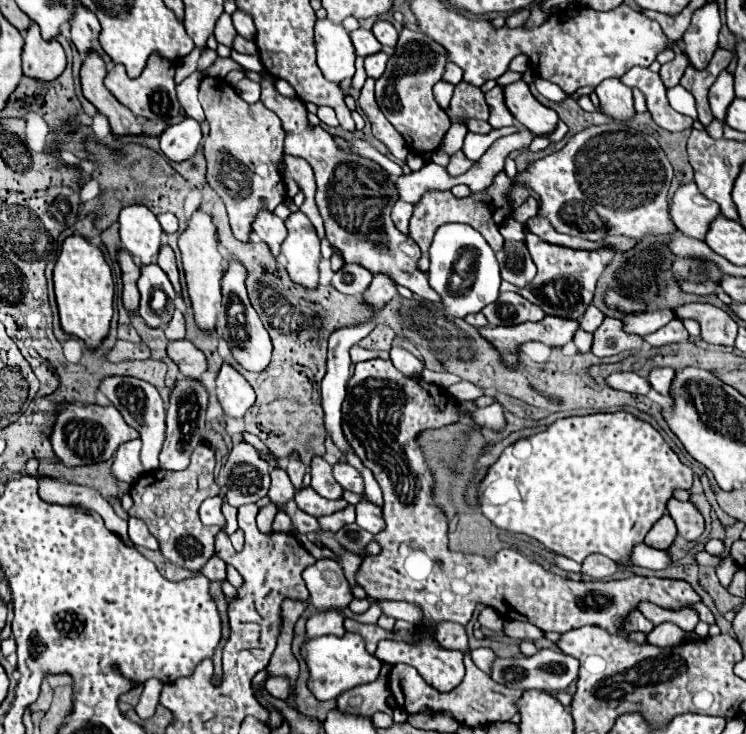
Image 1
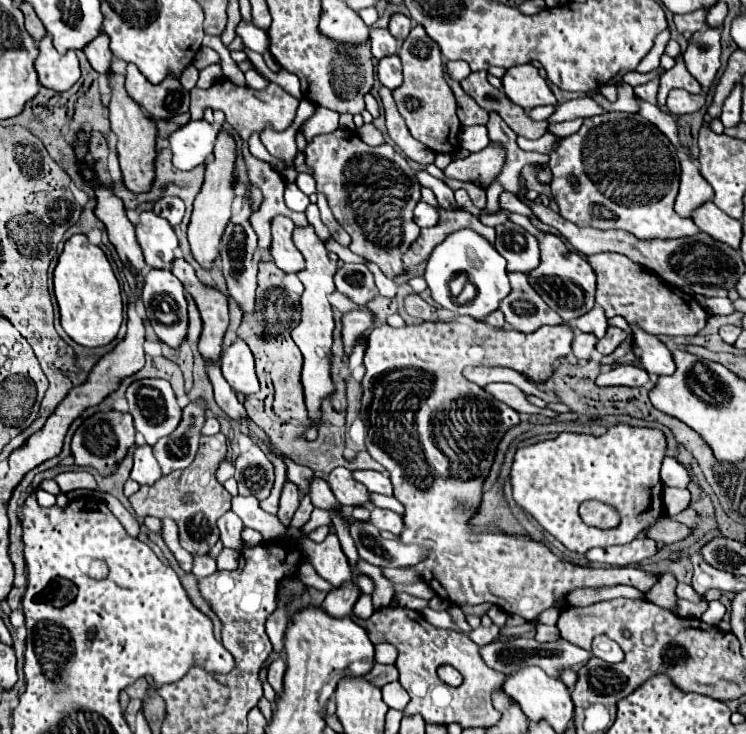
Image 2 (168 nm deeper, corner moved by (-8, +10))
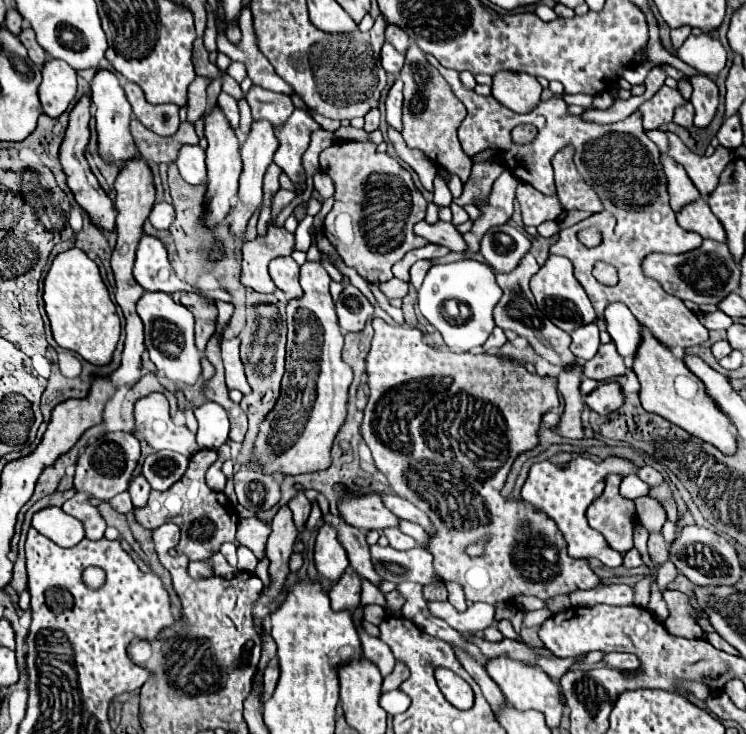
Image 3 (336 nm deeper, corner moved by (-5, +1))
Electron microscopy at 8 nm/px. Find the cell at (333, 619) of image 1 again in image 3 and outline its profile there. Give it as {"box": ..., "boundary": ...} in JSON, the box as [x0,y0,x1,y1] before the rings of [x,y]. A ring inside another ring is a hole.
{"box":[330,571,360,609],"boundary":[[[346,571],[330,589],[332,609],[348,609],[360,605],[360,577],[354,571]]]}

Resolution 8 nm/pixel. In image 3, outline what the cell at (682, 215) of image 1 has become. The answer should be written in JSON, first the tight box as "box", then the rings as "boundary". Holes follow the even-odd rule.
{"box":[660,155,700,211],"boundary":[[[668,155],[660,157],[664,175],[668,179],[668,195],[670,195],[670,207],[674,211],[678,211],[680,207],[684,207],[690,201],[696,201],[700,195],[696,195],[696,187],[692,187],[692,181],[688,179],[684,167],[680,167],[674,159],[670,159]]]}

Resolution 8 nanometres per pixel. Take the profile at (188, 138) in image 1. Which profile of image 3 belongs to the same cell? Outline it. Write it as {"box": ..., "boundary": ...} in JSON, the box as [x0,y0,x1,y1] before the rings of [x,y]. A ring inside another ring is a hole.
{"box":[178,145,206,185],"boundary":[[[184,145],[178,155],[178,169],[186,183],[190,185],[206,185],[206,153],[200,145]]]}

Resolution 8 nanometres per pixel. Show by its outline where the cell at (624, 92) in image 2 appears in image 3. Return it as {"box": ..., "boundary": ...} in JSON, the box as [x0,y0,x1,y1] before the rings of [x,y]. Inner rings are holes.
{"box":[645,129,669,154],"boundary":[[[655,129],[650,131],[645,131],[645,133],[646,135],[648,135],[648,137],[650,137],[650,139],[652,139],[652,141],[654,141],[654,143],[656,143],[662,154],[668,151],[669,142],[667,135],[664,132]]]}

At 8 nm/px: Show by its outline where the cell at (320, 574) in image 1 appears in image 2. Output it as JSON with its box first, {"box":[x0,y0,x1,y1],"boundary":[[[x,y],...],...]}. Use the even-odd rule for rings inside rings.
{"box":[299,534,353,588],"boundary":[[[329,534],[321,544],[315,544],[313,540],[303,538],[299,542],[299,550],[313,564],[317,574],[325,578],[333,588],[339,588],[345,582],[353,580],[353,570],[335,534]]]}

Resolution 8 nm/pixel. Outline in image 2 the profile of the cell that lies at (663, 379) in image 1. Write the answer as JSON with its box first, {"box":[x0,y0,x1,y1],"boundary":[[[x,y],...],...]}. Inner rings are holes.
{"box":[631,326,675,376],"boundary":[[[631,326],[635,346],[641,346],[641,362],[649,374],[657,376],[671,376],[675,372],[675,362],[671,350],[655,336],[645,334],[637,326]]]}

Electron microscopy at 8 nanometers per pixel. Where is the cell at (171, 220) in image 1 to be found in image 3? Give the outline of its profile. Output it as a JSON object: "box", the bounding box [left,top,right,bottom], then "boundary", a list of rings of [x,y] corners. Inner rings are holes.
{"box":[150,203,174,229],"boundary":[[[156,203],[152,213],[150,213],[150,223],[156,227],[156,229],[168,229],[170,223],[174,221],[174,207],[168,205],[168,203]]]}

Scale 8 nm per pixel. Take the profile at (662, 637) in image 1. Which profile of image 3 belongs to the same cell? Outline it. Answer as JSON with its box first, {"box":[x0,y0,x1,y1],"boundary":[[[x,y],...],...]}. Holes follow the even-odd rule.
{"box":[658,561,678,591],"boundary":[[[664,561],[664,563],[658,567],[658,585],[660,585],[660,589],[664,591],[664,589],[668,587],[668,583],[670,583],[676,575],[678,575],[676,567],[674,567],[670,561]]]}

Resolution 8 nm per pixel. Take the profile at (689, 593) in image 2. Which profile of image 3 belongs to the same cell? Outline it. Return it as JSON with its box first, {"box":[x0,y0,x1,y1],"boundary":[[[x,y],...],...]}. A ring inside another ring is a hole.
{"box":[662,589,704,639],"boundary":[[[666,589],[662,595],[664,595],[664,601],[668,603],[668,609],[670,609],[670,617],[664,621],[664,627],[676,637],[702,639],[704,631],[698,627],[698,623],[694,619],[696,611],[688,603],[688,597],[684,593],[672,591],[672,589]]]}

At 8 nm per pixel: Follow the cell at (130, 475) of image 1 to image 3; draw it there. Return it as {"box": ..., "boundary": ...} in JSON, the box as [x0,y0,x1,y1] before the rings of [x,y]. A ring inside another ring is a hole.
{"box":[128,475,150,507],"boundary":[[[140,475],[136,477],[132,483],[130,483],[130,489],[128,489],[130,497],[132,497],[132,505],[134,507],[144,507],[148,503],[148,493],[150,493],[150,487],[148,487],[148,481]]]}

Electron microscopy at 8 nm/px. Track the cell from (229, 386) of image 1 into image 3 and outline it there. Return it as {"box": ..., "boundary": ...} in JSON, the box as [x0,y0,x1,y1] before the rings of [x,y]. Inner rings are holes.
{"box":[220,337,252,395],"boundary":[[[238,337],[222,339],[222,343],[220,343],[222,363],[224,363],[224,369],[226,369],[226,385],[228,385],[228,389],[238,389],[244,395],[248,395],[248,391],[252,391],[252,389],[250,389],[250,385],[246,381],[244,367],[242,367],[240,355],[238,355],[238,347],[240,347]]]}

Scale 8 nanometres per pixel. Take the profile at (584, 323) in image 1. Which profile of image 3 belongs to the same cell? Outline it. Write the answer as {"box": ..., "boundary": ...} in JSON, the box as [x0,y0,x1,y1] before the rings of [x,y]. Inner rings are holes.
{"box":[570,323,600,359],"boundary":[[[596,323],[578,327],[576,331],[572,331],[572,343],[570,343],[570,351],[578,357],[578,359],[592,359],[596,355],[600,347],[600,339],[598,339],[598,327]]]}

